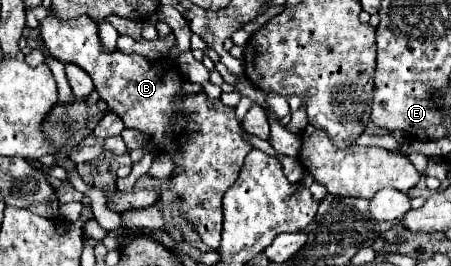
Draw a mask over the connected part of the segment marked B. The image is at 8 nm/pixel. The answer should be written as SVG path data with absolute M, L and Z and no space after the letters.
M47 16L41 22L41 38L45 42L45 48L57 60L73 62L91 76L99 98L105 100L109 110L115 112L125 122L125 128L135 128L139 132L147 132L151 136L151 142L157 146L157 150L167 152L173 158L175 168L183 170L183 172L173 174L173 178L169 182L169 190L179 196L179 200L181 200L179 212L185 218L185 222L189 226L193 226L193 230L199 234L199 238L209 248L217 250L219 242L221 242L221 226L223 226L223 210L221 210L223 192L237 180L243 160L249 154L249 150L253 148L249 144L249 140L245 138L245 130L243 130L241 122L235 116L235 108L225 106L221 100L209 102L205 92L183 96L181 86L183 86L185 78L173 60L165 60L165 58L149 60L145 56L123 54L119 50L113 50L113 54L109 54L109 50L105 50L101 46L101 38L97 38L97 22L93 22L89 16L79 16L79 18L67 20L67 22L63 22L55 16Z

